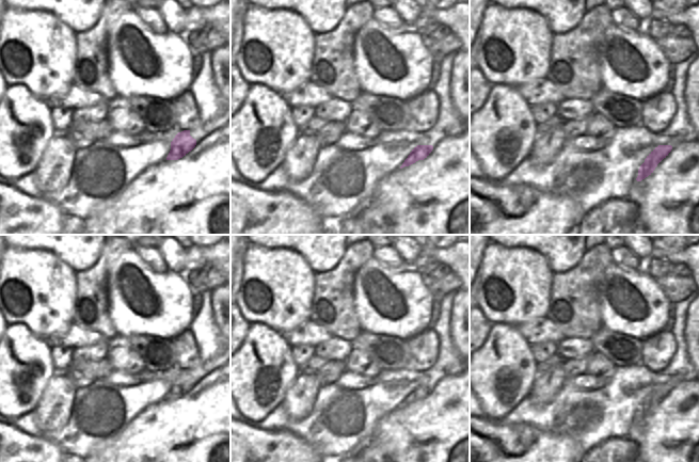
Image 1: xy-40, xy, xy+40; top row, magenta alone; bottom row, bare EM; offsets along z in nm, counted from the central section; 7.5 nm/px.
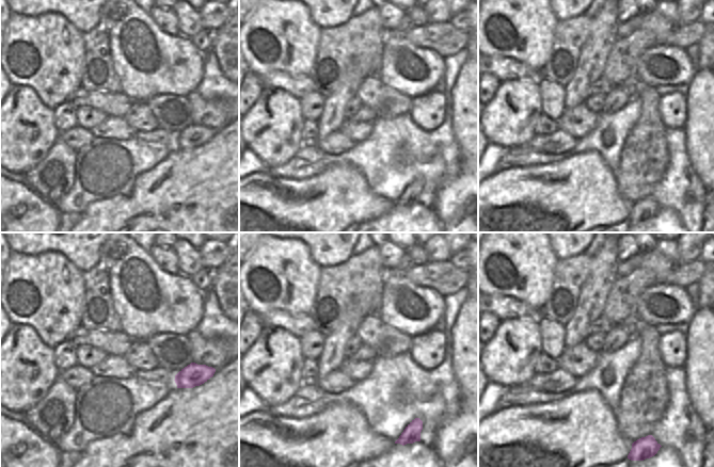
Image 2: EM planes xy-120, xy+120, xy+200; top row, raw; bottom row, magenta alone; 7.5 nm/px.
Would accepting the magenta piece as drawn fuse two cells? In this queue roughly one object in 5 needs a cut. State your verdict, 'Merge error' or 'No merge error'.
Merge error.

